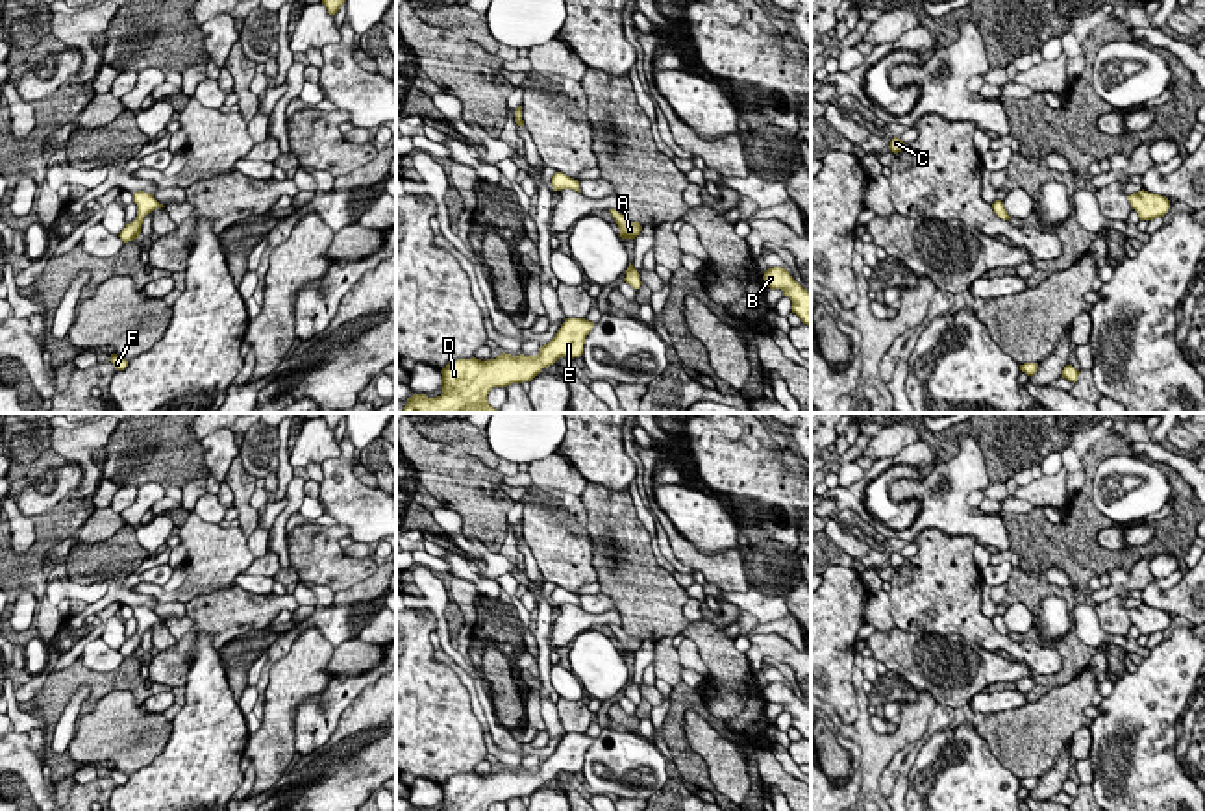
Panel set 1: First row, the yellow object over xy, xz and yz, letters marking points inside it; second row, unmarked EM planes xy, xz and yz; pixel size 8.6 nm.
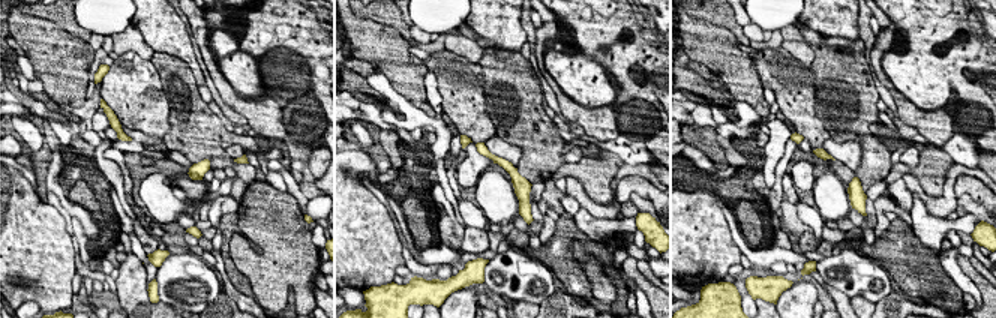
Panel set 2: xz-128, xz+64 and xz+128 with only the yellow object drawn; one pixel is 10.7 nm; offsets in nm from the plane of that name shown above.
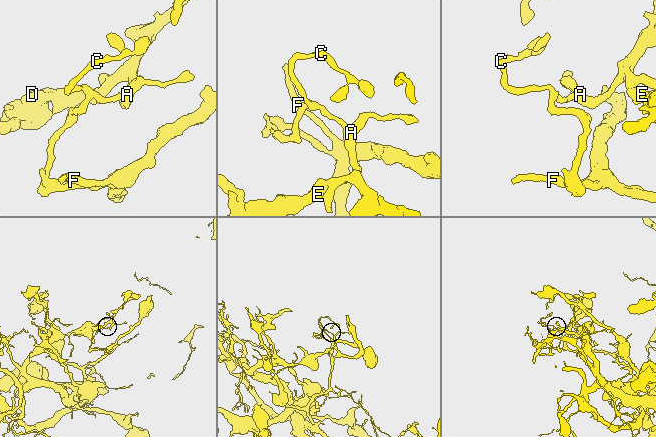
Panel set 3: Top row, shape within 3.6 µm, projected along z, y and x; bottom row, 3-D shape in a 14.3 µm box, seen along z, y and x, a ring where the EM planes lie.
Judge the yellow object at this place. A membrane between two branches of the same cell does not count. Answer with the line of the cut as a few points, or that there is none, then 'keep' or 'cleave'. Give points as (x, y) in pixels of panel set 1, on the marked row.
xz (574, 180), (569, 187) | cleave

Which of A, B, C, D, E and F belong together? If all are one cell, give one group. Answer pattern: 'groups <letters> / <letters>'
groups A D E / B C F

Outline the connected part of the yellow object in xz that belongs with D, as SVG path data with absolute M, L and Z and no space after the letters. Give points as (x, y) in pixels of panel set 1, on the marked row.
M565 318L555 337L539 348L537 356L500 354L496 359L457 359L448 363L442 374L442 394L428 398L413 394L404 413L500 413L491 407L487 394L492 387L531 381L559 357L579 357L585 337L594 322L585 318Z

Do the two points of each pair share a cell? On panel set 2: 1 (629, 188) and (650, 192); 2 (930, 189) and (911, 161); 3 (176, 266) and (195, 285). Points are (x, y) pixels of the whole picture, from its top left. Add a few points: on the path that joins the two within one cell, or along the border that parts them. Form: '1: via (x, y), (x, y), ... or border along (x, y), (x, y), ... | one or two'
1: via (633, 188), (645, 189) | one
2: border along (920, 153), (920, 161), (912, 167), (899, 161) | two
3: via (180, 270), (191, 281) | one

